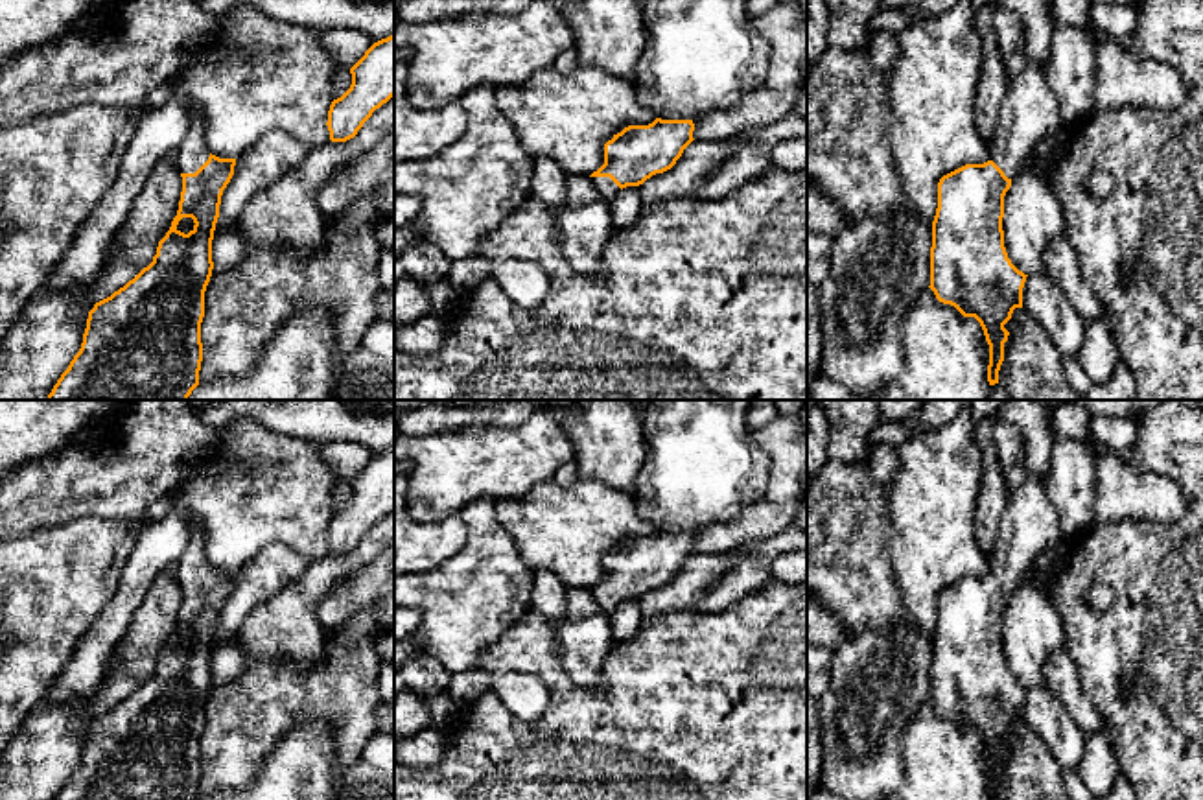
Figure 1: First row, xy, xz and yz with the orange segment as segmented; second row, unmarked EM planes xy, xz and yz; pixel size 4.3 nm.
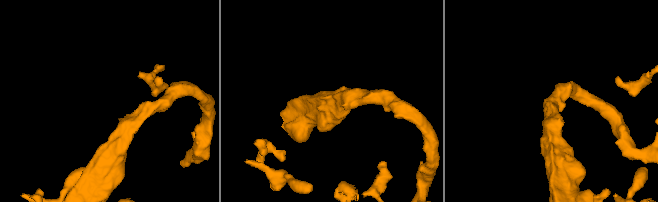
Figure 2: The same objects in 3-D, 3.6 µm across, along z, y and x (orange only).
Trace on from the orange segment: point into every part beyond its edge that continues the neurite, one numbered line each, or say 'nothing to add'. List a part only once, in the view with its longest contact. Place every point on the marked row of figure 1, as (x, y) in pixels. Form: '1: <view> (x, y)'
1: xy (194, 152)

